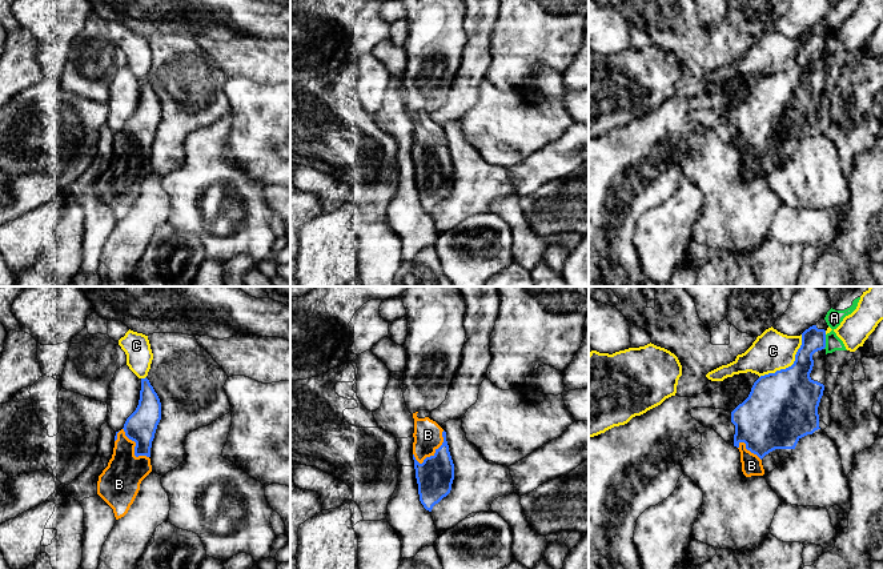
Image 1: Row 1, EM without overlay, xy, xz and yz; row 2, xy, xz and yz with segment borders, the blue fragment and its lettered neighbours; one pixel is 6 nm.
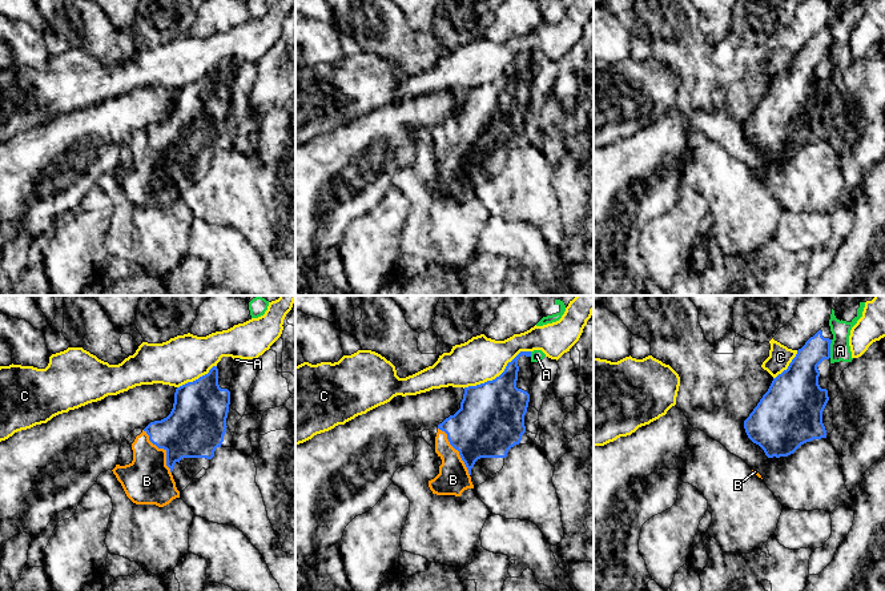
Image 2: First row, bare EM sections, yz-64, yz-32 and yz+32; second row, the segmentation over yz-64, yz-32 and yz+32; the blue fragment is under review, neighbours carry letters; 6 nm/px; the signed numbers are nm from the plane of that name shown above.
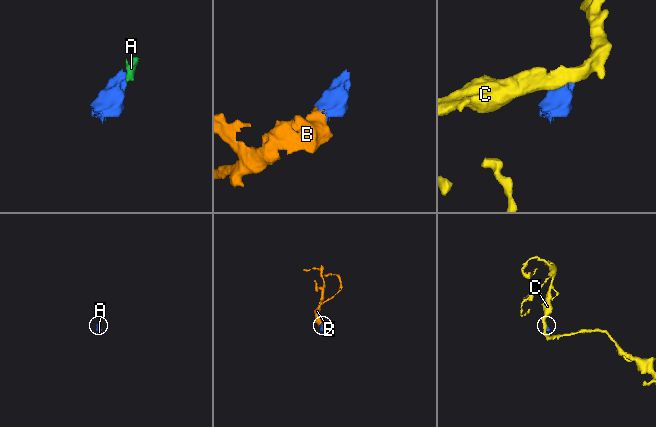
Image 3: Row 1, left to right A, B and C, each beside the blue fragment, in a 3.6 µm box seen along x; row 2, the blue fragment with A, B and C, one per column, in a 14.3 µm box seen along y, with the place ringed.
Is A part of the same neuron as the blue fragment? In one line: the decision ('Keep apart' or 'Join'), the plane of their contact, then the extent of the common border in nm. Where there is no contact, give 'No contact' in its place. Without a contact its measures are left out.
Join. Touches blue in yz. Shared border 90 nm

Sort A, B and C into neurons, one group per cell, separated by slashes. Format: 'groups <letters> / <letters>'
groups A B / C

